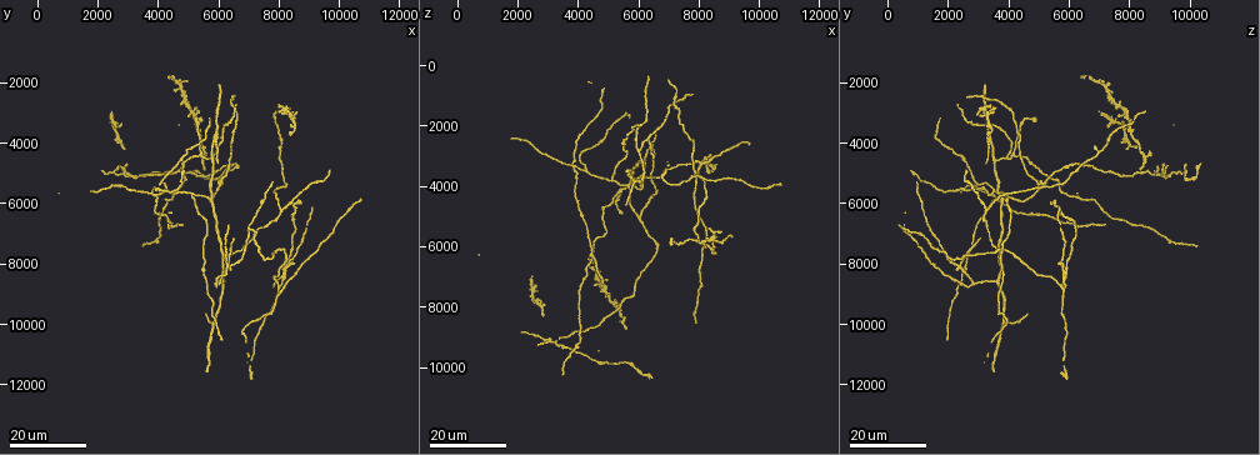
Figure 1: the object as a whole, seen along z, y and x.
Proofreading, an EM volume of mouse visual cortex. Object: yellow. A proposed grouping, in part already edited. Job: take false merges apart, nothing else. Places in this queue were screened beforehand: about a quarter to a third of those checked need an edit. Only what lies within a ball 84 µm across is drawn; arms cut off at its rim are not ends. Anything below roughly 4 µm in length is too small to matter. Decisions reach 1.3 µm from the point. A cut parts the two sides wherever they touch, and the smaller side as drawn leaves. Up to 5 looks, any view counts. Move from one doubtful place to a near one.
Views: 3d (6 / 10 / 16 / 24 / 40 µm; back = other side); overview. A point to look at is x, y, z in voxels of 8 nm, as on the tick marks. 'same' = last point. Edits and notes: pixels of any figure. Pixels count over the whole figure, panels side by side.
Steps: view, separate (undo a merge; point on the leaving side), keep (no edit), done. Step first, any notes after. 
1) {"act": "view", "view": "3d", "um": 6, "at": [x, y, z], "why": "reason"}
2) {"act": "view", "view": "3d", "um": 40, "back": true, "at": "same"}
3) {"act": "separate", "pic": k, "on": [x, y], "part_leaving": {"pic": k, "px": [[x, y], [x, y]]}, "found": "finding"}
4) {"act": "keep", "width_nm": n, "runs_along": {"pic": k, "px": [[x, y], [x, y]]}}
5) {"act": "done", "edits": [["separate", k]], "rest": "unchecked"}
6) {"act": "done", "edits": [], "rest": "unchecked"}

{"act": "view", "view": "3d", "um": 24, "at": [8200, 8300, 5900], "why": "three arms meet"}

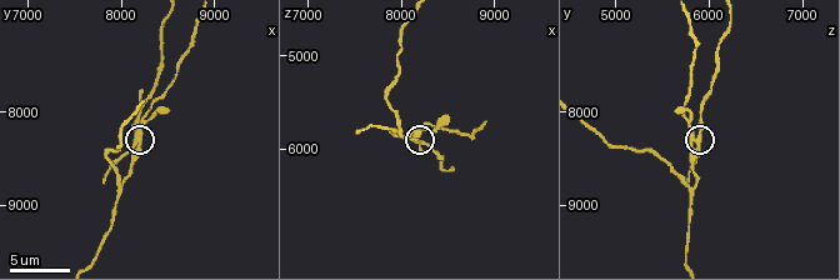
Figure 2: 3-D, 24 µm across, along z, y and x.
{"act": "view", "view": "3d", "um": 6, "at": [8200, 8250, 5850]}

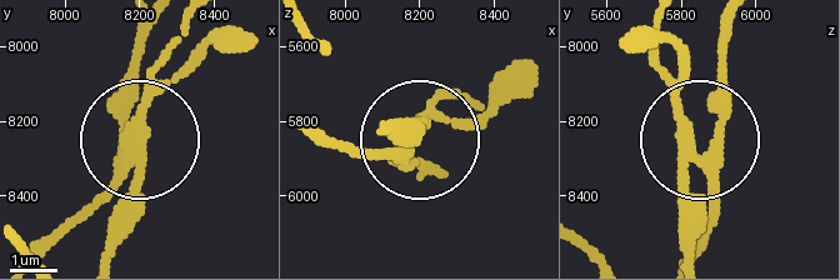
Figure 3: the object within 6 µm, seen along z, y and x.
{"act": "separate", "pic": 3, "on": [120, 93], "arms": 3, "found": "a second neuron is stuck on"}

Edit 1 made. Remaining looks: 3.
{"act": "view", "view": "3d", "um": 16, "at": [7200, 7200, 1300]}

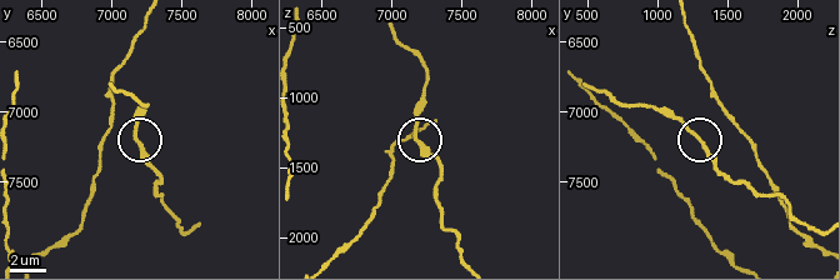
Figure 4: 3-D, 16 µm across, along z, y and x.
{"act": "view", "view": "3d", "um": 6, "at": [7180, 7200, 1260], "why": "closer look"}

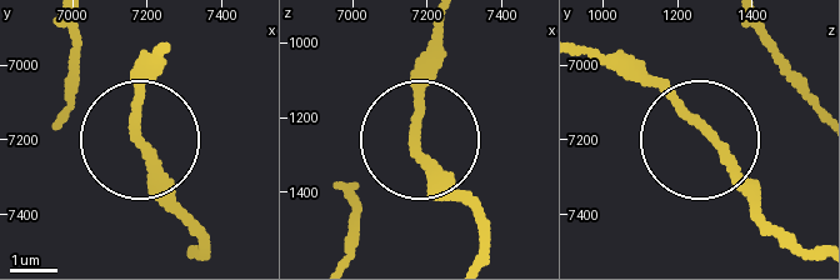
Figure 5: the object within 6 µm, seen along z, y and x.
{"act": "keep", "width_nm": 180, "found": "continuous, no second neuron"}

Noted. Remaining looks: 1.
{"act": "done", "edits": [["separate", 3]], "rest": "unchecked"}

